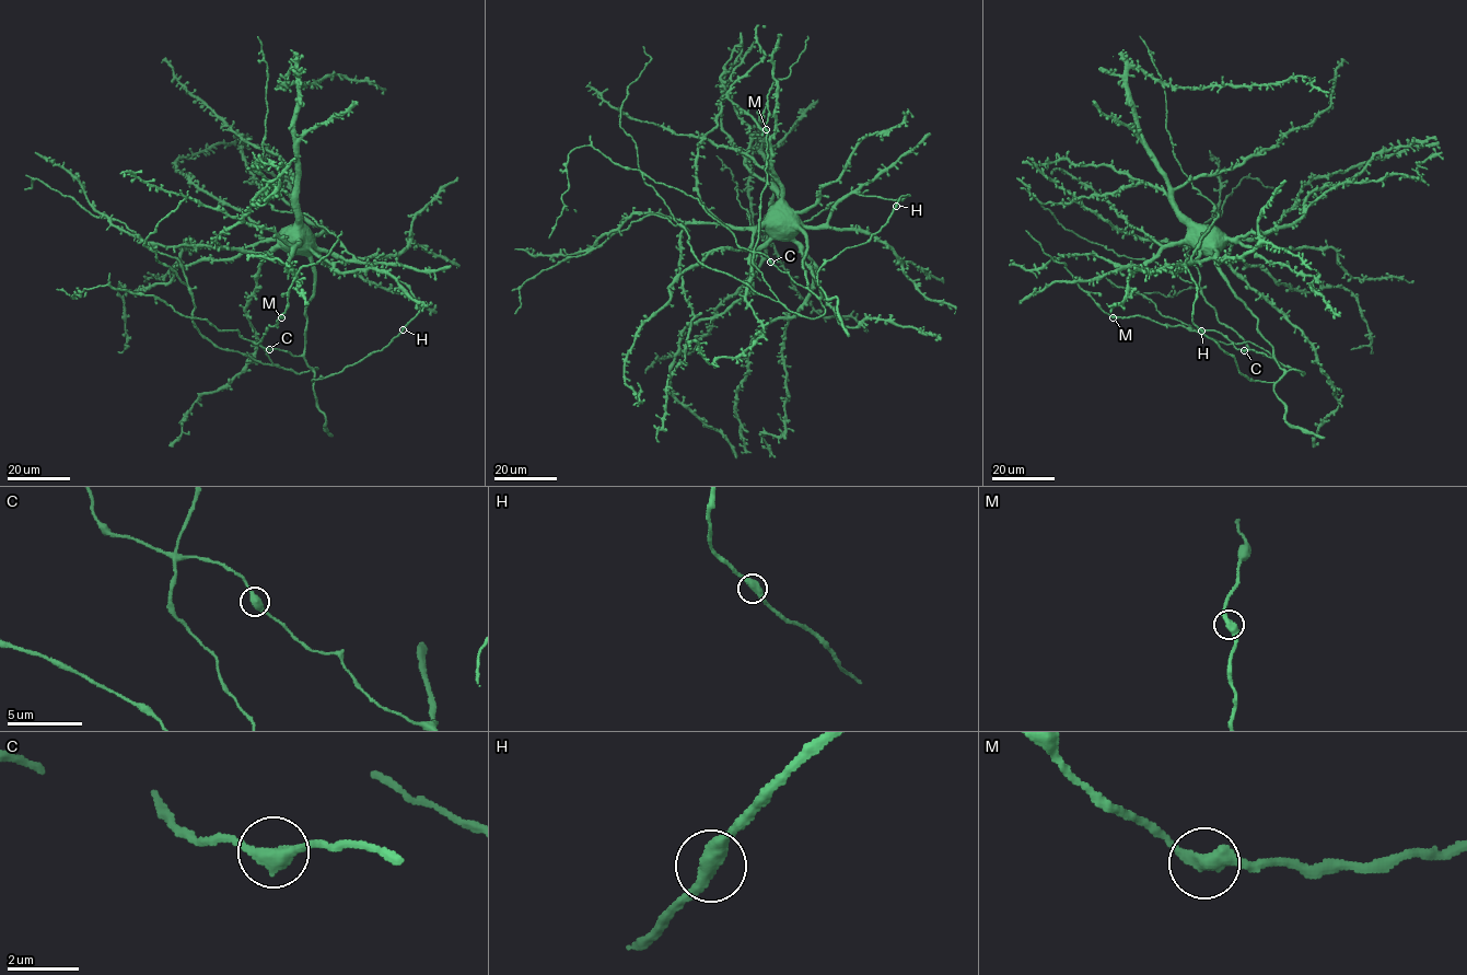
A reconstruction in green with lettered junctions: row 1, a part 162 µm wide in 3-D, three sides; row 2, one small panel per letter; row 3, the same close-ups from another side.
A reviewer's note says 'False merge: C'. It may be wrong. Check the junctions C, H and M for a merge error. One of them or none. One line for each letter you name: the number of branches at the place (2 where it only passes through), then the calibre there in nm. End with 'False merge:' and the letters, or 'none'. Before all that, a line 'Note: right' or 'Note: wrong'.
Note: wrong
False merge: none

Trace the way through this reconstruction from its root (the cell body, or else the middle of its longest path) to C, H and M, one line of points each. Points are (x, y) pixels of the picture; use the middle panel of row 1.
C: (776, 229), (783, 234), (794, 229), (805, 234), (807, 252), (802, 260), (807, 287), (798, 285), (770, 262)
H: (776, 229), (798, 222), (821, 227), (830, 210), (852, 193), (893, 199), (910, 196), (903, 195), (896, 206)
M: (776, 229), (805, 234), (807, 287), (754, 251), (767, 183), (766, 129)

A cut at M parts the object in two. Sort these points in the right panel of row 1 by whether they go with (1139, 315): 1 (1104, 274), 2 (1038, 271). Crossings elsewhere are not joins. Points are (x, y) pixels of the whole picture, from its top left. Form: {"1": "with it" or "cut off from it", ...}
{"1": "with it", "2": "with it"}

